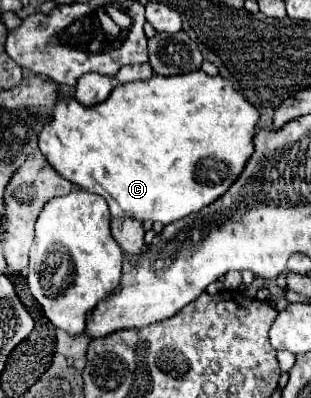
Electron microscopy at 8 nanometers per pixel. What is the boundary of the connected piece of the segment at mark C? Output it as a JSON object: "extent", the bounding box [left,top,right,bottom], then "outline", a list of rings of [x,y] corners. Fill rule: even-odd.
{"extent":[38,70,260,224],"outline":[[[202,70],[190,72],[190,74],[182,74],[182,76],[152,76],[150,80],[140,80],[140,82],[132,82],[132,84],[120,84],[112,90],[112,94],[108,96],[106,102],[96,104],[96,106],[82,106],[78,100],[58,100],[56,108],[54,108],[54,122],[48,124],[42,132],[40,132],[40,140],[38,146],[42,150],[42,154],[46,156],[46,160],[50,162],[50,166],[64,176],[66,180],[70,180],[72,184],[88,190],[88,192],[96,192],[100,196],[106,198],[108,206],[110,206],[110,214],[112,218],[136,218],[140,222],[144,220],[152,220],[152,222],[160,222],[160,224],[170,224],[176,222],[184,216],[196,214],[202,208],[210,206],[212,202],[216,202],[234,182],[236,178],[242,174],[244,164],[250,160],[250,156],[254,154],[254,144],[252,138],[256,134],[256,124],[260,120],[260,112],[240,94],[234,90],[234,86],[222,78],[222,76],[208,76]]]}

